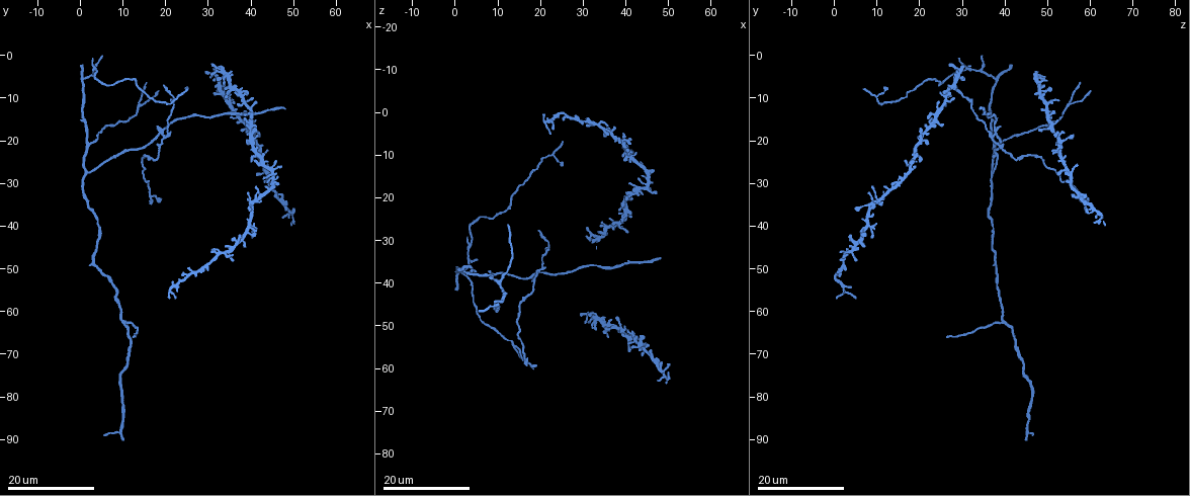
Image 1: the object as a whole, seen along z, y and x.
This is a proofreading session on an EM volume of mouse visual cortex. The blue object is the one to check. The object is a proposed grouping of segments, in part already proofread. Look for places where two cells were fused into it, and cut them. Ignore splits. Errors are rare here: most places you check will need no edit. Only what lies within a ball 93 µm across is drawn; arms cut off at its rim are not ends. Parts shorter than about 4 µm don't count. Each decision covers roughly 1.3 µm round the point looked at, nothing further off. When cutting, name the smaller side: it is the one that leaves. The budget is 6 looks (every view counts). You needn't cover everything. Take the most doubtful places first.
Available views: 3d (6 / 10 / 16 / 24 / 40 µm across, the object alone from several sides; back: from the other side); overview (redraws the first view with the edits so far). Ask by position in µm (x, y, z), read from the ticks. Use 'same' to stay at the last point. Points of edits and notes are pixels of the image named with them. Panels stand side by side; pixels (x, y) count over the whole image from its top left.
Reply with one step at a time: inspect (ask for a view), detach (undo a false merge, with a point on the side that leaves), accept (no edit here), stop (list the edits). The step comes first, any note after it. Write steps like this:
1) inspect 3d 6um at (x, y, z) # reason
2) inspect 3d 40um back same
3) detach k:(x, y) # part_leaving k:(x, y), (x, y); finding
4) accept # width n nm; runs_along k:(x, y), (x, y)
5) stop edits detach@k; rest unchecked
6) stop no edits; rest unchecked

inspect 3d 16um at (19.5, 18.5, 37.5) # four-way junction

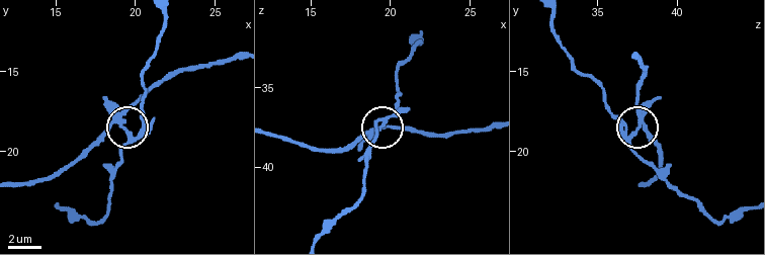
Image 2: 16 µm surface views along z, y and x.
inspect 3d 10um at (18.8, 18.2, 37.8) # zoom in

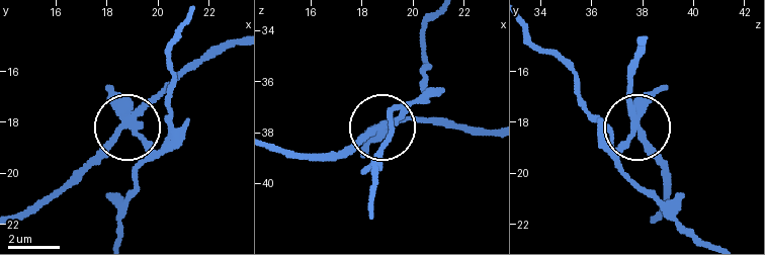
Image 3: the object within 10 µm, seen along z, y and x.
detach 3:(109, 92) # side_arm 37 um; part_leaving 3:(383, 125), (398, 117), (396, 110), (369, 204); two cells meet here

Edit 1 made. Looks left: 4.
inspect 3d 24um at (21.5, 54.5, 2.5) # small branch off a trunk

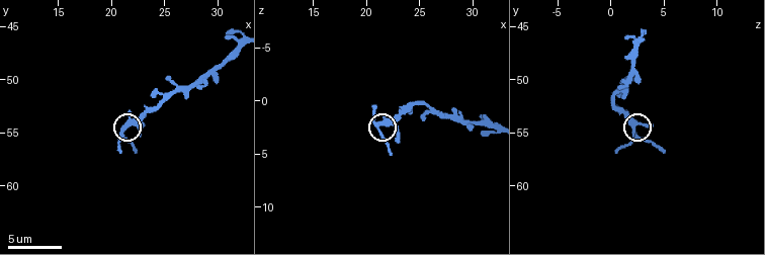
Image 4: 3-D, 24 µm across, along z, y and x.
inspect 3d 10um at (21.2, 54.6, 2.0)

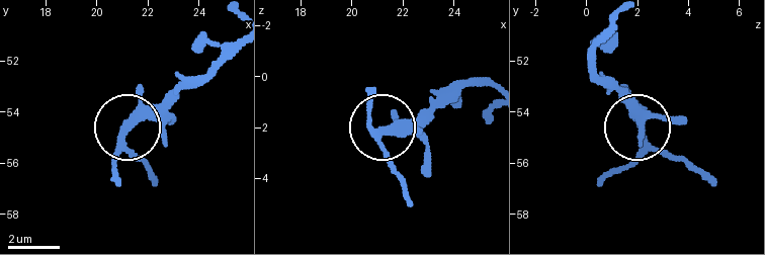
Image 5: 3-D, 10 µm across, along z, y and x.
accept # width 290 nm; runs_along 5:(236, 45), (128, 125), (128, 145), (149, 175); continuous, no second cell

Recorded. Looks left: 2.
stop edits detach@3; rest unchecked

